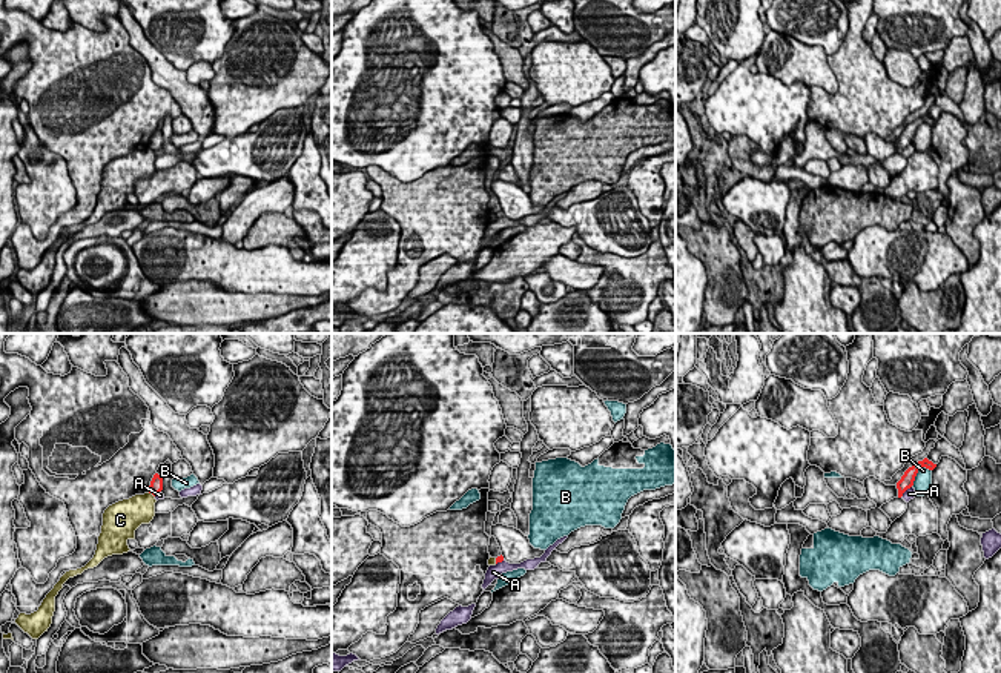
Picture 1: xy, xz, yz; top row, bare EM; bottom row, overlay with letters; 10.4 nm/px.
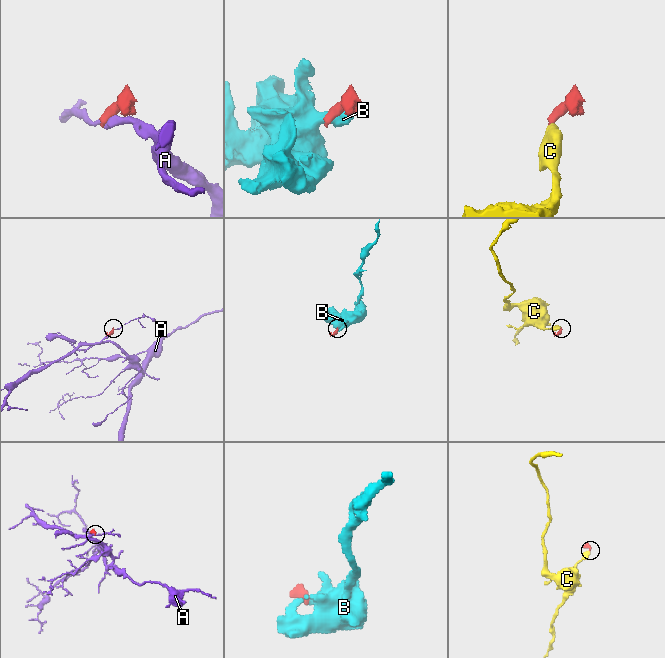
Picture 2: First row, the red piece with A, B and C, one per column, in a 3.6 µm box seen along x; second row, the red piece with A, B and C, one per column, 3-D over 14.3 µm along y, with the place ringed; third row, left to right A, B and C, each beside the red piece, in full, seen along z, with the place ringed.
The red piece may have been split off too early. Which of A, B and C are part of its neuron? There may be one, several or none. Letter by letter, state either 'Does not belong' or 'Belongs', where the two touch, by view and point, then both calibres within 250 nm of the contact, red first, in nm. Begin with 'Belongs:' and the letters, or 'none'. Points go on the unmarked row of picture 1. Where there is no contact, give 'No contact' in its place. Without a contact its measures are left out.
Belongs: none
A: Does not belong. Touches red at yz (905, 146). Thickness 140 nm (red) against 120 nm
B: Does not belong. Touches red at yz (917, 128). Thickness 140 nm (red) against 190 nm
C: Does not belong. Touches red at xy (151, 148). Thickness 140 nm (red) against 320 nm

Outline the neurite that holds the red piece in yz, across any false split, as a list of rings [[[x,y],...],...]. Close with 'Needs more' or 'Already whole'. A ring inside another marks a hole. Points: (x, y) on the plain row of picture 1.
[[[924,114],[923,117],[918,117],[917,120],[909,123],[904,128],[904,131],[901,132],[901,135],[897,138],[898,154],[901,154],[903,149],[913,141],[915,132],[917,132],[918,126],[923,123],[933,126],[937,123],[937,120],[933,120],[932,117]]]. Already whole

